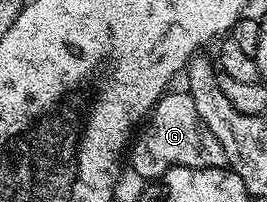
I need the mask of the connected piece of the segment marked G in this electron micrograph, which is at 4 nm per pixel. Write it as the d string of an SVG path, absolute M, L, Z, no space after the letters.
M167 91L150 109L141 125L142 133L140 128L133 137L132 147L128 152L132 170L148 182L157 181L158 177L176 164L189 168L217 168L226 164L224 146L220 146L216 134L212 134L212 130L208 130L208 126L200 118L196 102L190 97L189 91L174 91Z

